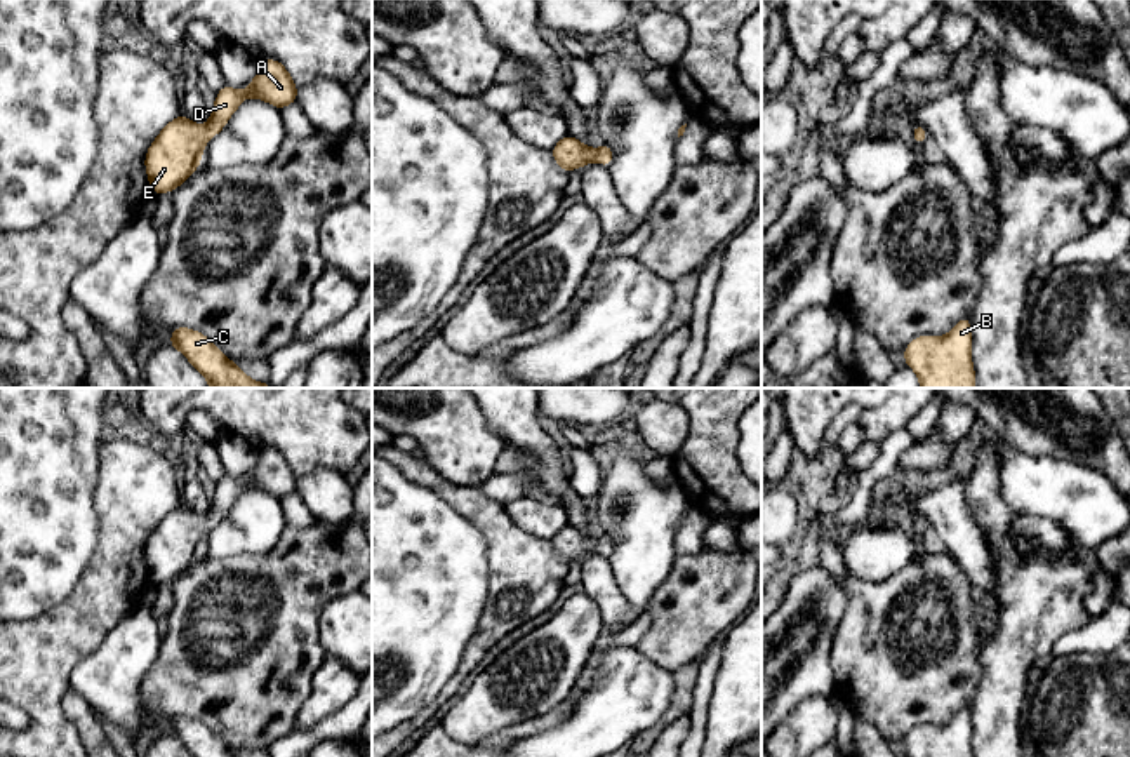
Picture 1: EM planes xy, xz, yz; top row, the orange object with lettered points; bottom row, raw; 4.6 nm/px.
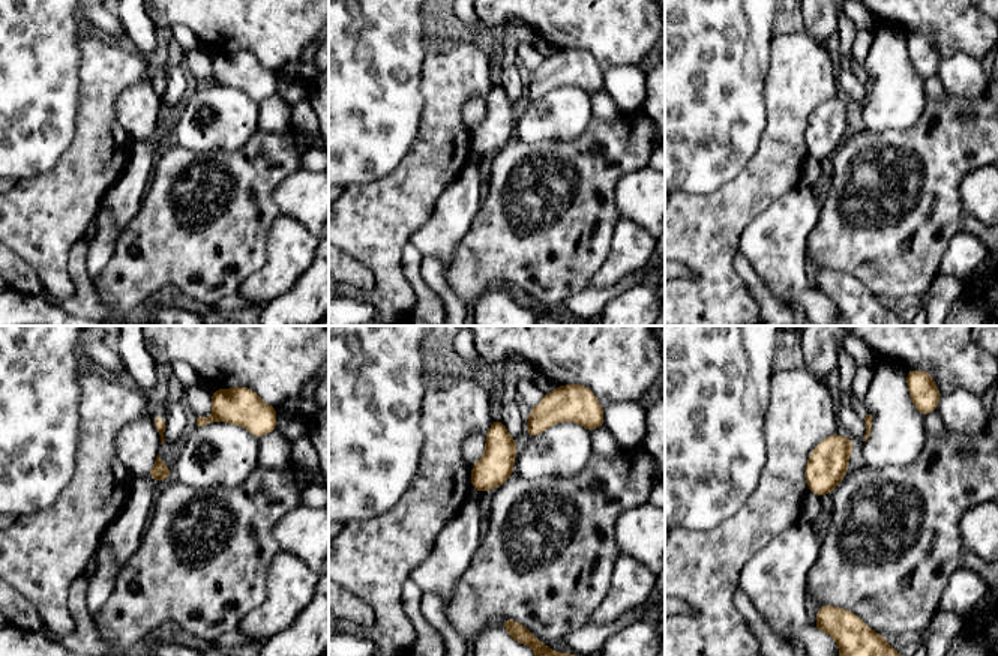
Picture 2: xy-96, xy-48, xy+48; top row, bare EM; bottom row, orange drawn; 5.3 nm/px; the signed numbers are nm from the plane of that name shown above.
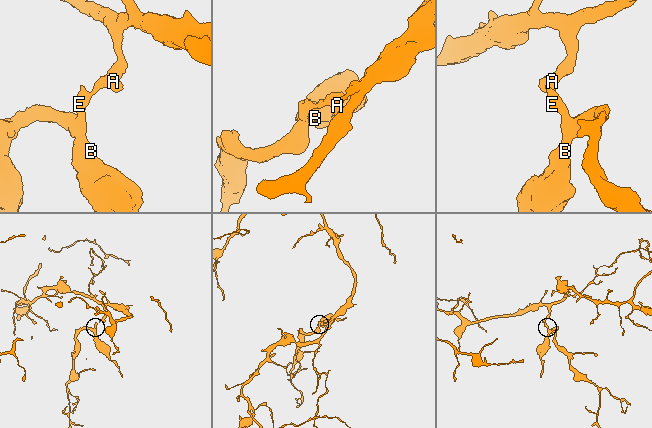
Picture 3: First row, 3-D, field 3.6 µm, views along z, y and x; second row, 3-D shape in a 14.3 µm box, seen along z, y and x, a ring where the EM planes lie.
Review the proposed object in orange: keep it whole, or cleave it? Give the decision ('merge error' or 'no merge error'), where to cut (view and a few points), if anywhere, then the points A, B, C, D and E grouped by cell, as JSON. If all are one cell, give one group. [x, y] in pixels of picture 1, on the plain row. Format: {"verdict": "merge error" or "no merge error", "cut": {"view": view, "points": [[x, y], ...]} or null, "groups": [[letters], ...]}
{"verdict": "no merge error", "cut": null, "groups": [["A", "B", "C", "D", "E"]]}

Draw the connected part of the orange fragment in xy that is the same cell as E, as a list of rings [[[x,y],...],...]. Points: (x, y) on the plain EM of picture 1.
[[[261,449],[257,465],[242,484],[231,475],[217,480],[205,515],[191,512],[183,503],[177,505],[146,541],[150,581],[153,585],[172,583],[181,576],[200,557],[207,531],[224,519],[247,487],[257,487],[282,499],[297,491],[297,475],[278,449]]]

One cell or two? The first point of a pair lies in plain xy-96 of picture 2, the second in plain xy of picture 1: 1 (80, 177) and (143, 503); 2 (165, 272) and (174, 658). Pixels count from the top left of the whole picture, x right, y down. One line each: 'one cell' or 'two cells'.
1: one cell
2: one cell

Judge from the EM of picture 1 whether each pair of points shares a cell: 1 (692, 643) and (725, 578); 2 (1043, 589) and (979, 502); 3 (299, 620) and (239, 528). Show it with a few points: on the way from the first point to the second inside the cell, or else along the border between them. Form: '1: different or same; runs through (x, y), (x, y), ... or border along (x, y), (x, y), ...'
1: same; runs through (692, 627), (692, 611), (710, 594)
2: same; runs through (1021, 569), (1007, 556), (998, 524)
3: different; border along (285, 526), (268, 552), (235, 554), (216, 561)

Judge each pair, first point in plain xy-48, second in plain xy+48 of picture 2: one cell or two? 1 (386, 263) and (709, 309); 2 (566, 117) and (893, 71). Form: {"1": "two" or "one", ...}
{"1": "one", "2": "one"}

